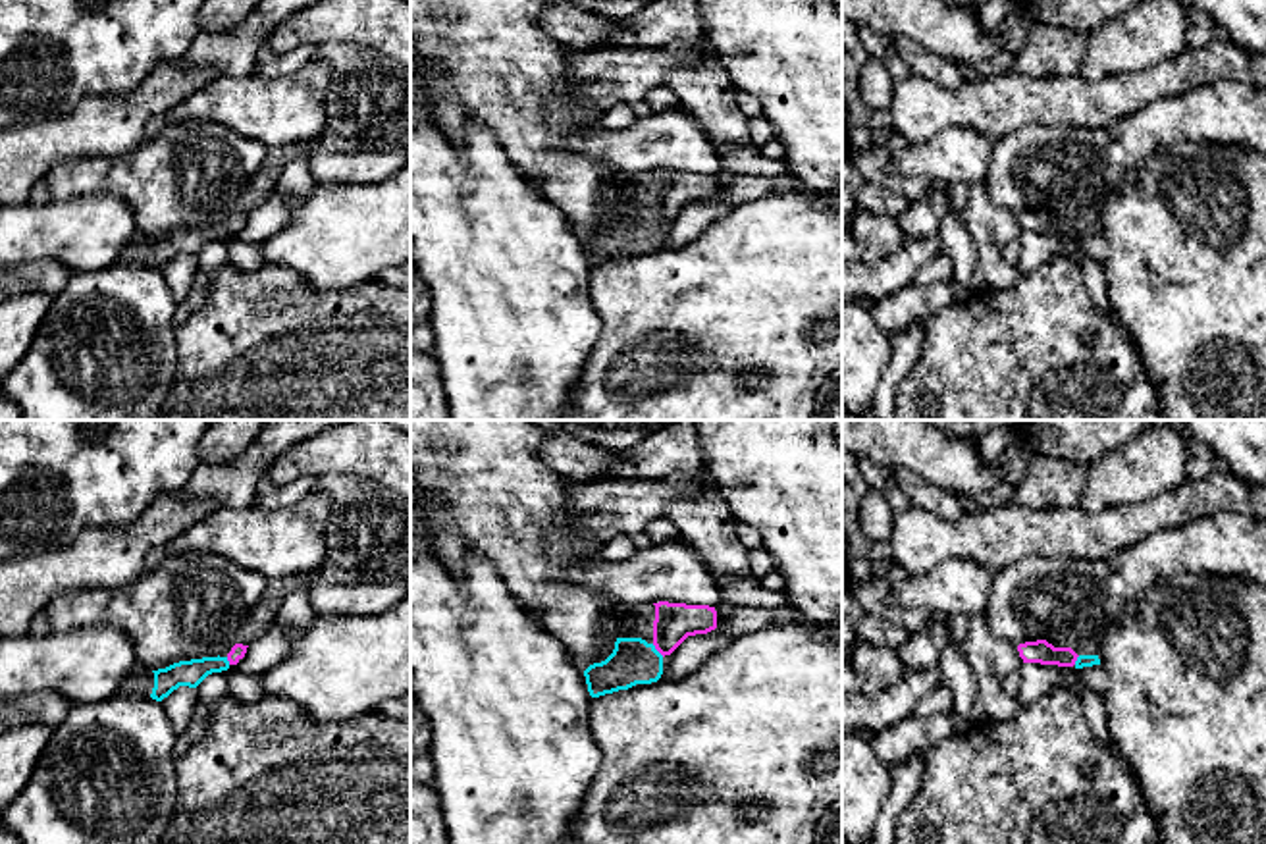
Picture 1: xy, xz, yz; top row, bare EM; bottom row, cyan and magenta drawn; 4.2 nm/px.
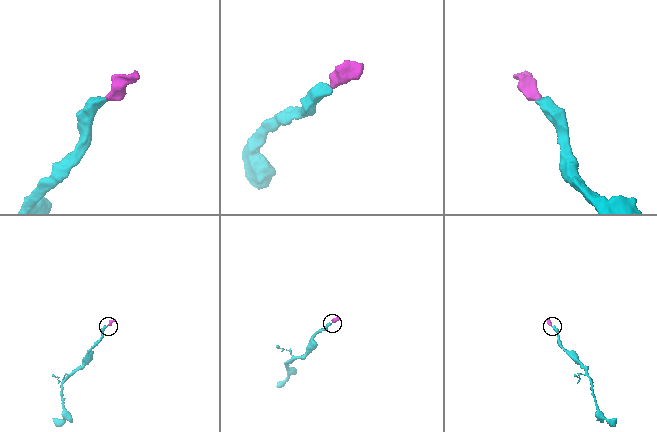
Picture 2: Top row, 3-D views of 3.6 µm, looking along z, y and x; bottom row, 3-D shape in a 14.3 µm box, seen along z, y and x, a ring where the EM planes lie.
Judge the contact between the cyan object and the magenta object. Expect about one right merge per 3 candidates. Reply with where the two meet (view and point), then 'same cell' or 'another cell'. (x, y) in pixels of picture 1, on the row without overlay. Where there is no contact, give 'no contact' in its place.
meets cyan in xz at (656, 218); same cell

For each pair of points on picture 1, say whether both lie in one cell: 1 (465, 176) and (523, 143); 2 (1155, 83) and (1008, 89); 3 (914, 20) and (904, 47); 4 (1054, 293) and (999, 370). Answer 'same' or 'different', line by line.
1: different
2: same
3: different
4: same

